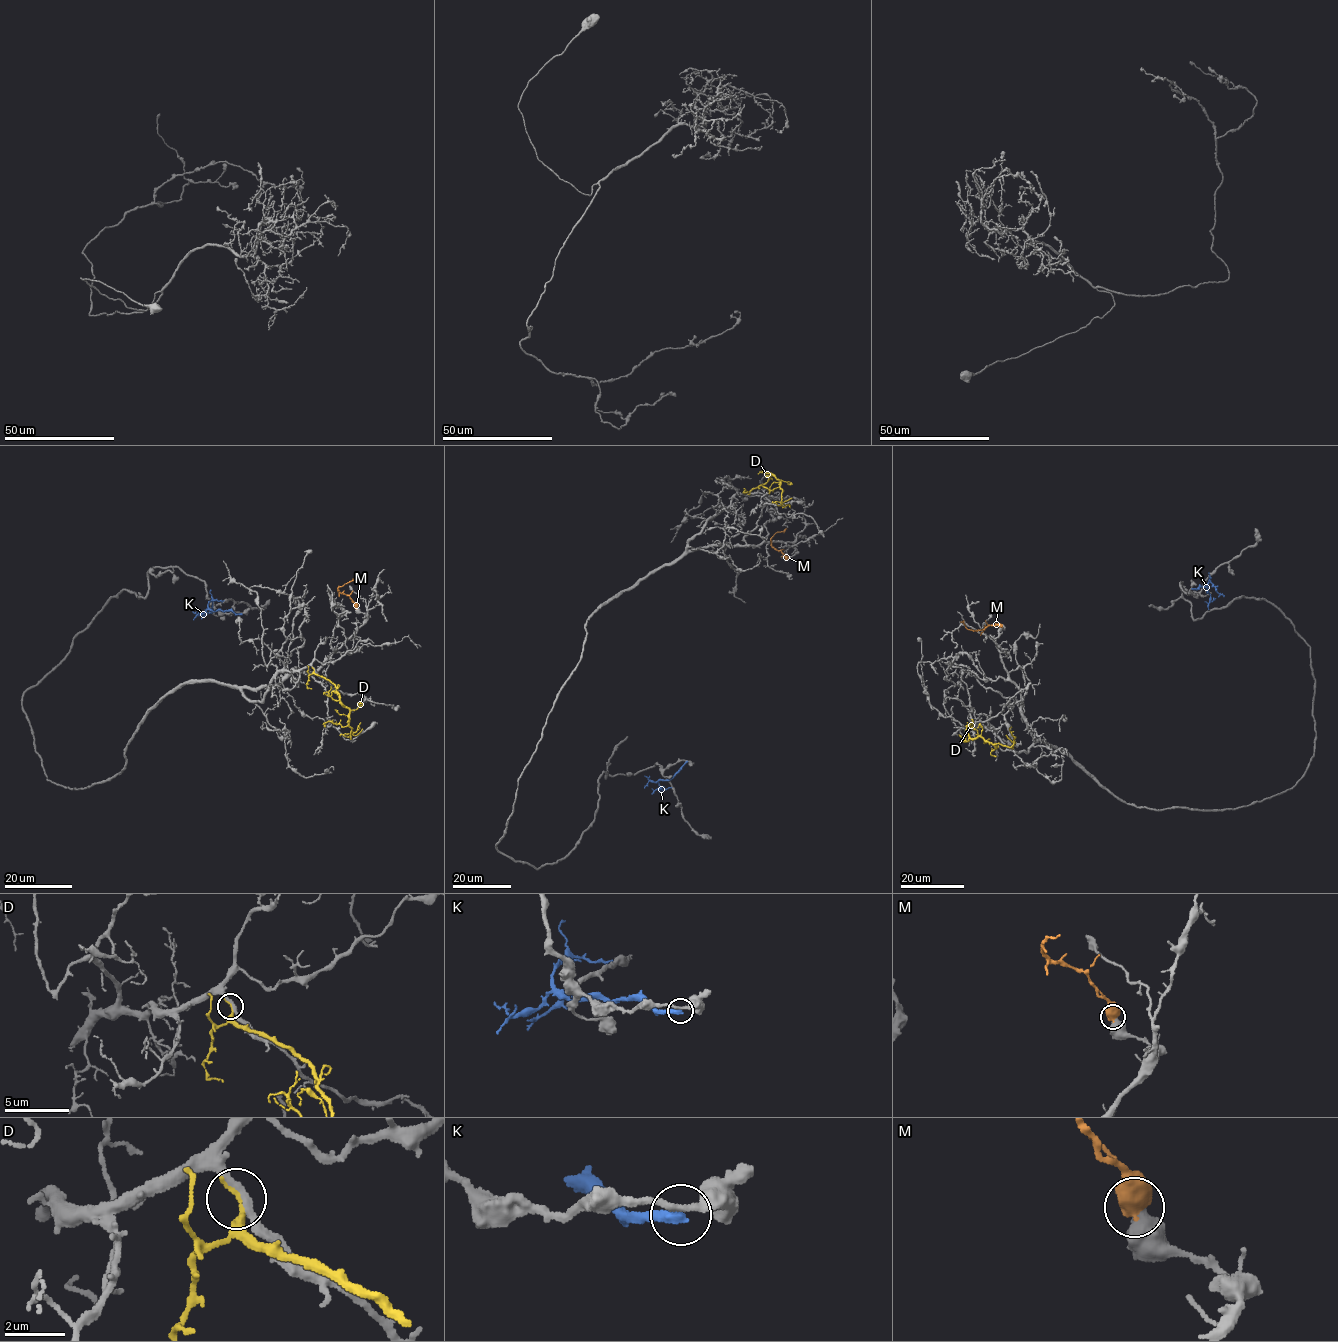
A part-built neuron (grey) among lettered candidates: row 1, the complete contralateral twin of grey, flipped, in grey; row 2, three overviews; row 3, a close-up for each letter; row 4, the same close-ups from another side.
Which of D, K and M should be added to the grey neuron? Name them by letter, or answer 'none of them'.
none of them

